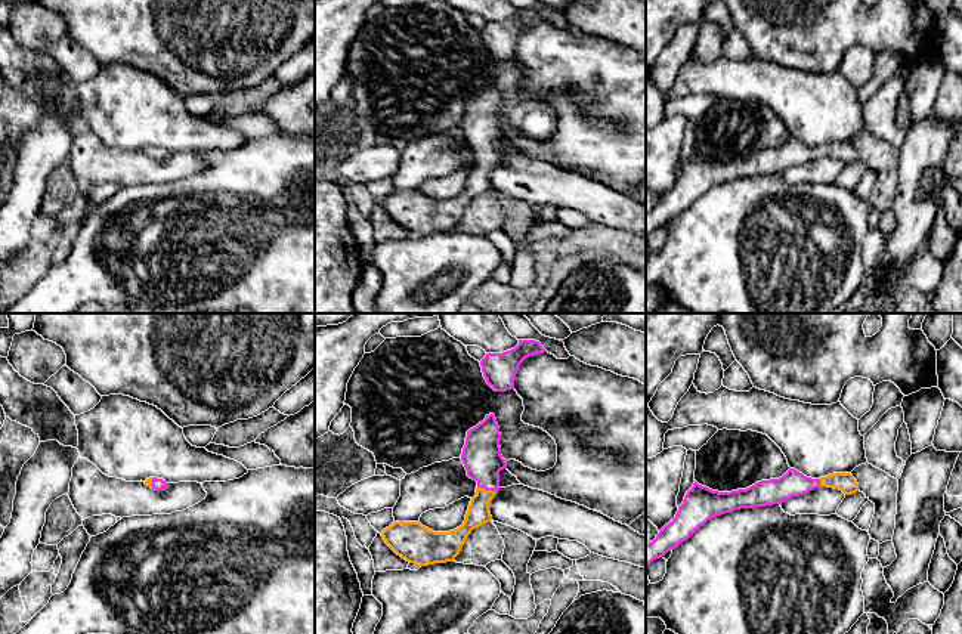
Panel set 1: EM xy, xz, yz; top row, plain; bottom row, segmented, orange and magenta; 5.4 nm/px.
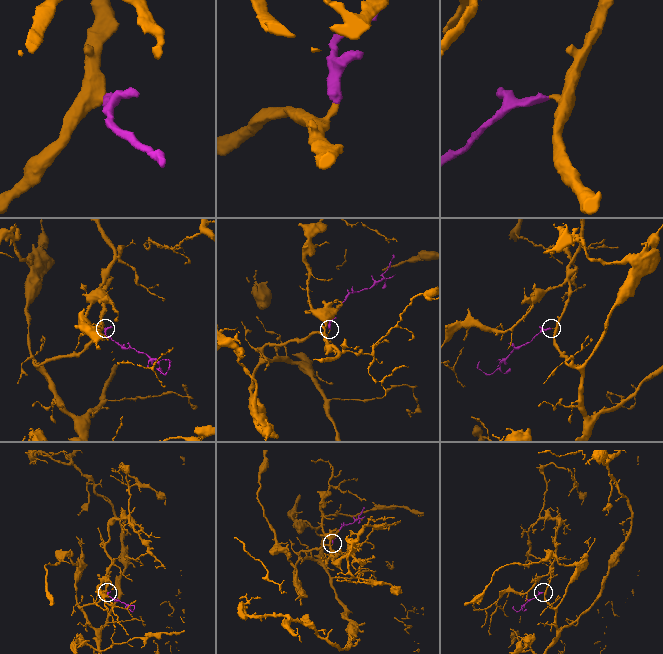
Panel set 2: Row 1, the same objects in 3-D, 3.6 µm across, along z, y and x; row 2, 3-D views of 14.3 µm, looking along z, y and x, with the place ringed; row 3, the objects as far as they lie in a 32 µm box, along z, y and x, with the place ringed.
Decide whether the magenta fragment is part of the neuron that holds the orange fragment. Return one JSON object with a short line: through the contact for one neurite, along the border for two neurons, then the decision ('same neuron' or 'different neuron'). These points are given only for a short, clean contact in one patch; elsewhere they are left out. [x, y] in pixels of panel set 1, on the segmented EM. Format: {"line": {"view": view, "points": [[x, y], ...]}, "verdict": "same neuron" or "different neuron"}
{"line": {"view": "xz", "points": [[478, 513], [485, 489], [482, 458]]}, "verdict": "same neuron"}

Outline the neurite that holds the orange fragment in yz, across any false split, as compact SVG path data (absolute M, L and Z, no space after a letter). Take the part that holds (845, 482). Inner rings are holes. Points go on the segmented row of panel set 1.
M789 468L779 479L761 480L746 489L731 492L712 491L695 480L675 517L659 531L652 542L646 544L646 569L653 560L663 557L689 539L715 516L740 508L782 504L820 486L839 489L845 495L859 491L859 483L851 473L832 473L820 479L811 479L795 468Z

